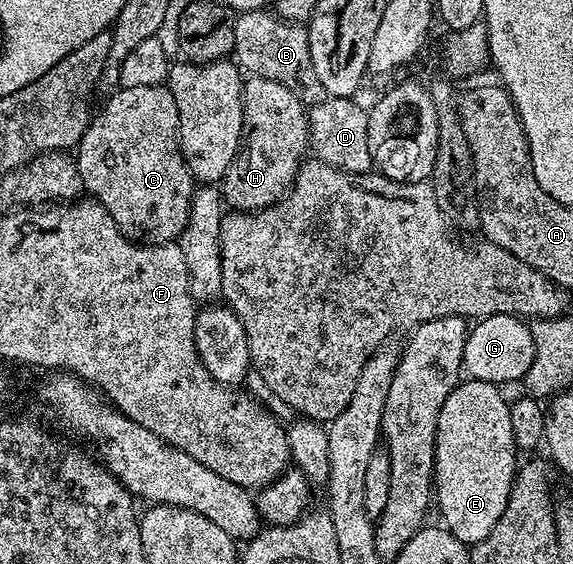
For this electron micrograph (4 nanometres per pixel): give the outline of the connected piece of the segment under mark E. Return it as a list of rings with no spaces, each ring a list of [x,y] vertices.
[[[460,380],[453,392],[445,399],[441,415],[435,428],[435,484],[433,499],[437,504],[437,513],[443,516],[442,524],[465,546],[473,546],[501,519],[505,503],[509,503],[511,488],[517,472],[517,446],[513,435],[513,419],[508,398],[503,398],[504,390],[493,383],[484,381]]]

